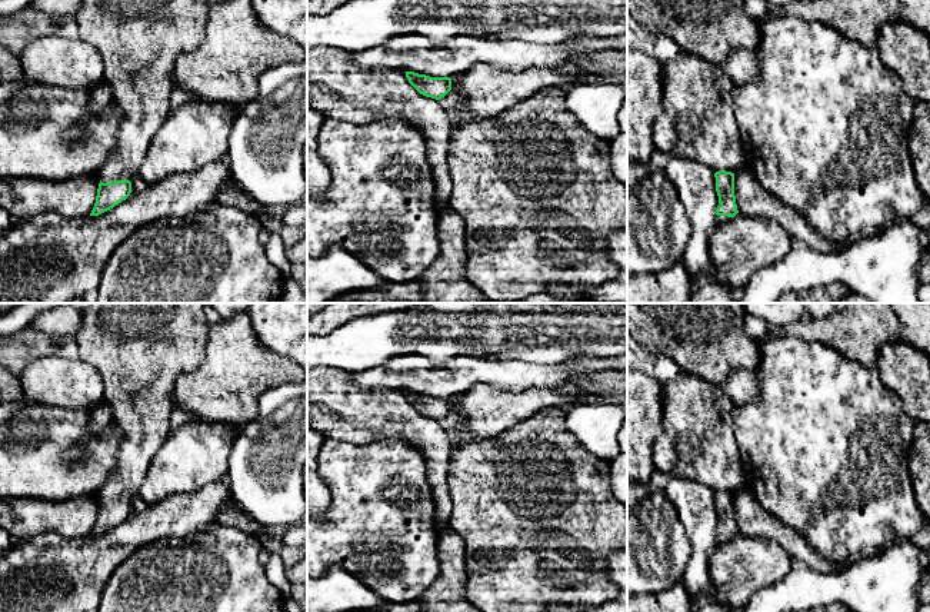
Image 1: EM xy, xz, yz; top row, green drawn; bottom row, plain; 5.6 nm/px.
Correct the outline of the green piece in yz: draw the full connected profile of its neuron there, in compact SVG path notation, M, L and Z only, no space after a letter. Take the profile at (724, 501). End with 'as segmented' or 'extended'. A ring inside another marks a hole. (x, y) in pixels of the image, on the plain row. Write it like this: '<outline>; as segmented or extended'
M720 490L714 493L716 498L716 512L719 516L719 523L716 529L716 546L734 538L739 530L734 516L734 493Z; extended

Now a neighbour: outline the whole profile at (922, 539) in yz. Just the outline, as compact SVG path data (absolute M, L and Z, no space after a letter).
M924 516L921 530L911 539L914 545L929 551L930 549L930 519Z

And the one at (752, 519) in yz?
M743 488L734 493L734 516L740 535L770 538L779 542L791 559L800 559L810 568L827 575L836 575L854 562L871 558L894 545L894 542L887 542L883 546L864 549L841 565L831 563L821 558L804 536L783 525L776 516L767 512L749 488Z

